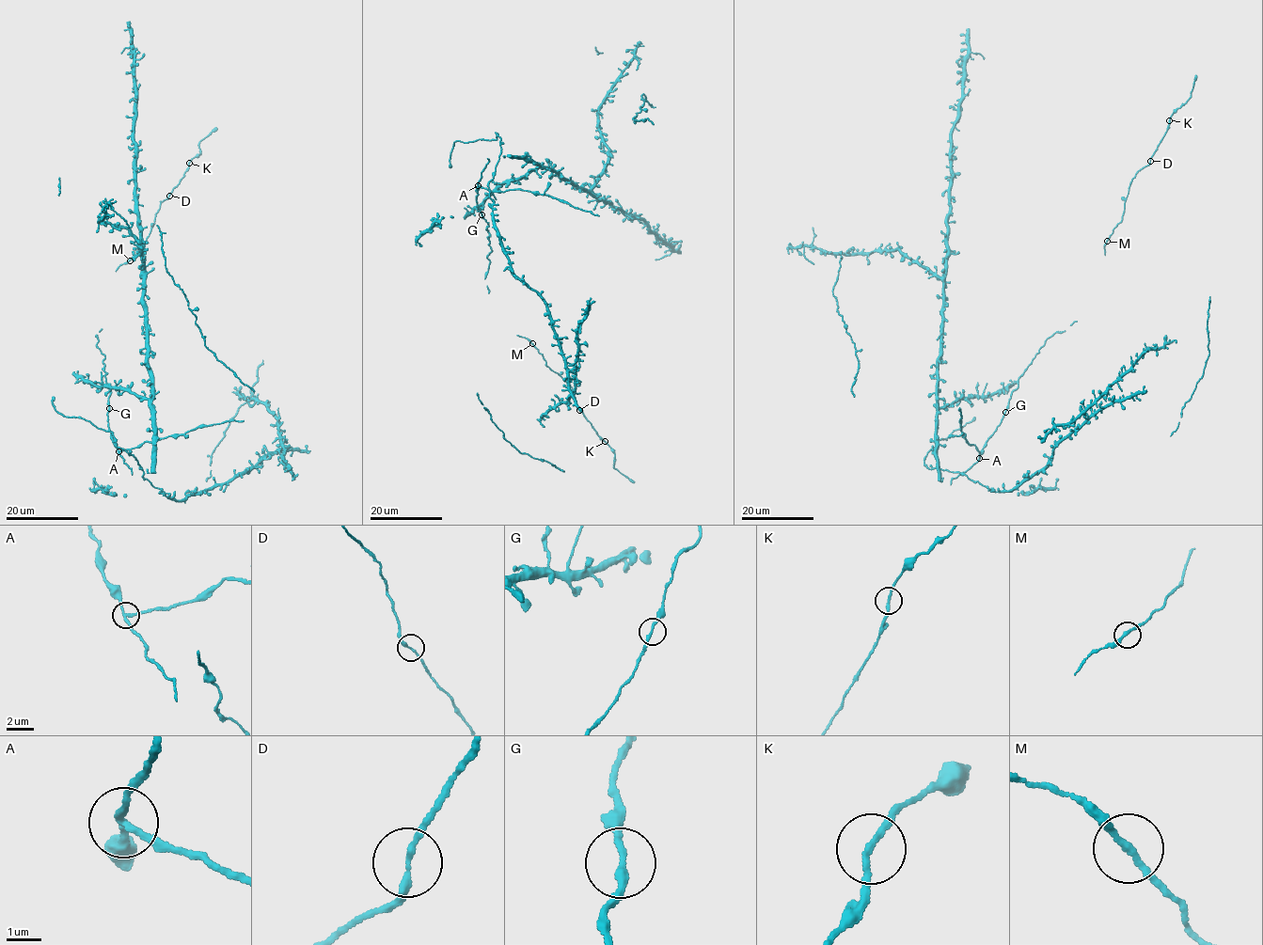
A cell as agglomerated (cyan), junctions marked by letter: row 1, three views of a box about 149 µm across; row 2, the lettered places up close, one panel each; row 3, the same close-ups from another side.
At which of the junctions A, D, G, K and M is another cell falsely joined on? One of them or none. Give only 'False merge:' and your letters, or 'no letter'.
False merge: A

